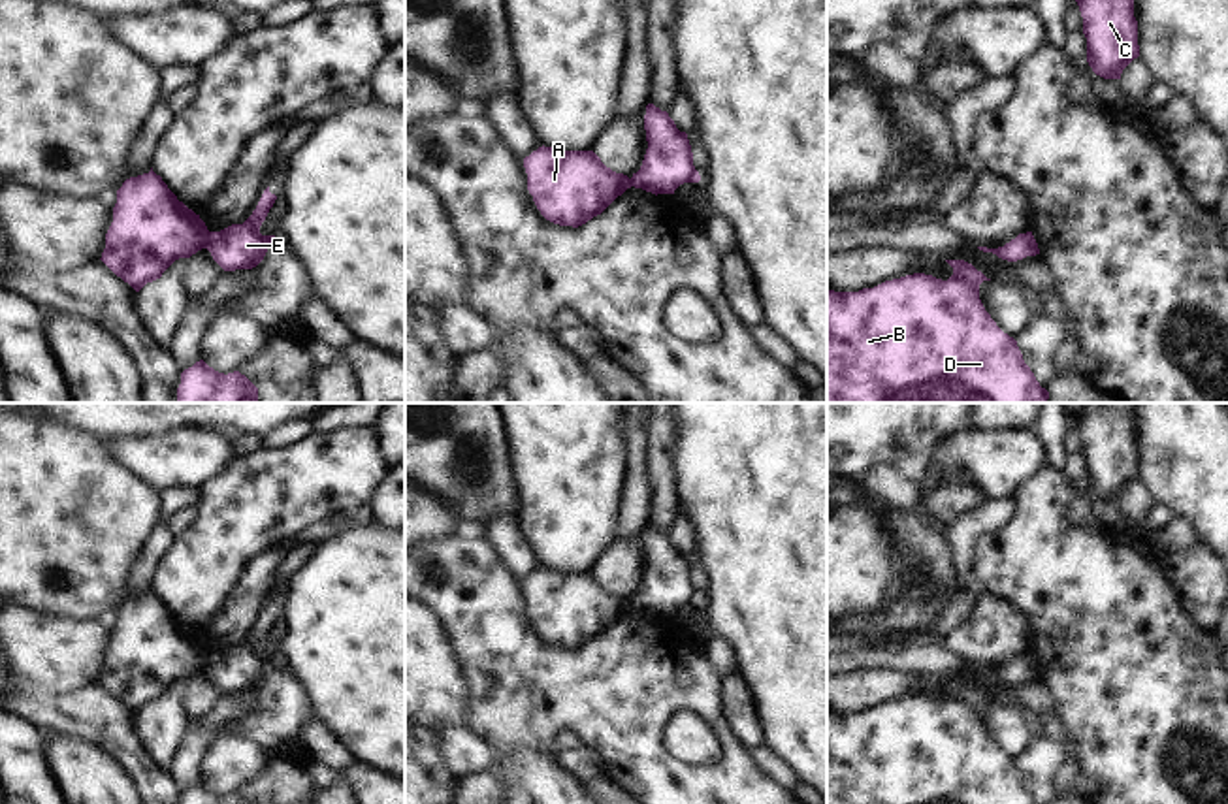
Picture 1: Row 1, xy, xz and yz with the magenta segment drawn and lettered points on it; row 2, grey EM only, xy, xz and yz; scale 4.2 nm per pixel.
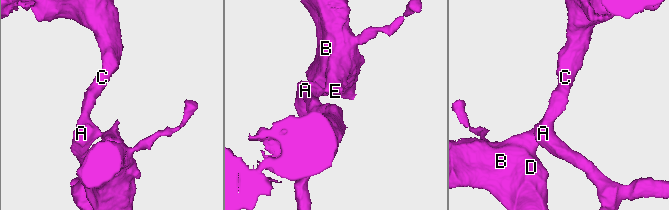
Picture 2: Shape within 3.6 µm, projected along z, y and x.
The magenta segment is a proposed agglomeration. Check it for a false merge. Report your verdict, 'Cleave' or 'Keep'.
Cleave.

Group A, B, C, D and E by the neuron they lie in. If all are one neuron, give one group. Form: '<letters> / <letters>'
A C / B D E

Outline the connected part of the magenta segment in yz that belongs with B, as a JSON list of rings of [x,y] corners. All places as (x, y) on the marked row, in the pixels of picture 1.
[[[964,260],[945,262],[953,267],[947,281],[913,273],[859,292],[827,290],[827,403],[1045,403],[1049,399],[1049,392],[1025,363],[1017,341],[996,326],[979,299],[979,284],[991,279]]]

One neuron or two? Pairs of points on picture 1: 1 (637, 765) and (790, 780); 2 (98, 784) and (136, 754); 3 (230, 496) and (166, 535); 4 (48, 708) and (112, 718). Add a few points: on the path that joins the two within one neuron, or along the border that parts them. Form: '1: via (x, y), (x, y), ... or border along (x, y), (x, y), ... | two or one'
1: border along (758, 763), (780, 784) | two
2: border along (85, 739), (100, 744), (138, 784) | two
3: border along (176, 537), (153, 577) | two
4: via (63, 714), (96, 716) | one

